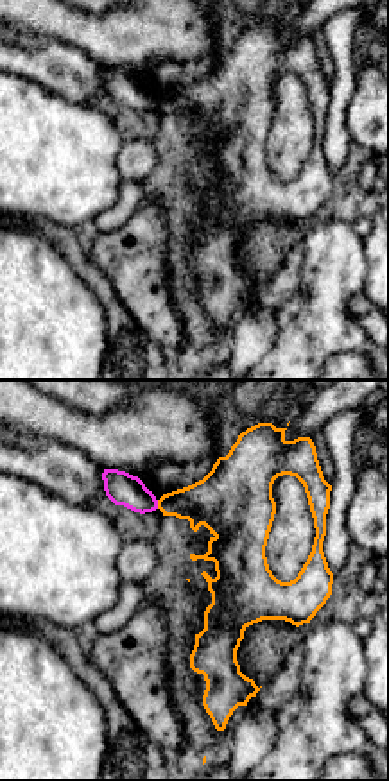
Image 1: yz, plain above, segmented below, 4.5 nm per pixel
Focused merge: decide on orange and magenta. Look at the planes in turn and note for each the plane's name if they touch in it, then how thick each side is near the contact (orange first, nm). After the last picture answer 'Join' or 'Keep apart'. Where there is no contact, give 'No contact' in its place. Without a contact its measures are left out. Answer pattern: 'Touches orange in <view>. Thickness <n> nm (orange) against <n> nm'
Touches orange in yz. Thickness 220 nm (orange) against 150 nm

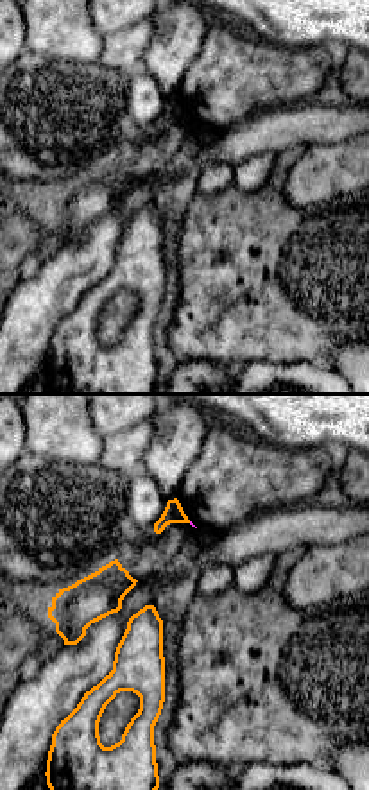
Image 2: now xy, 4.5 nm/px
No contact

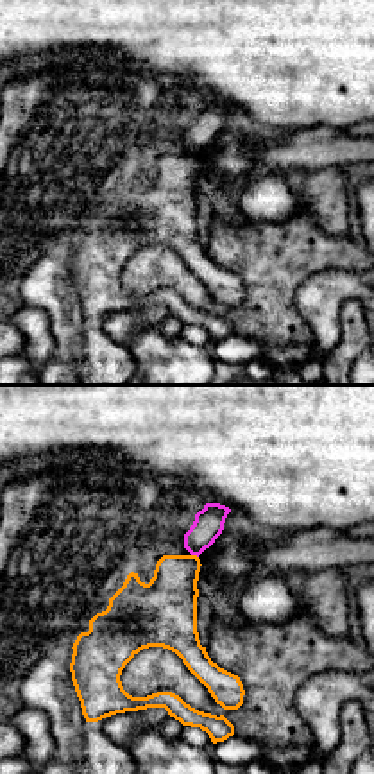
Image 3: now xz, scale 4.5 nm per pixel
Touches orange in xz. Thickness 260 nm (orange) against 140 nm

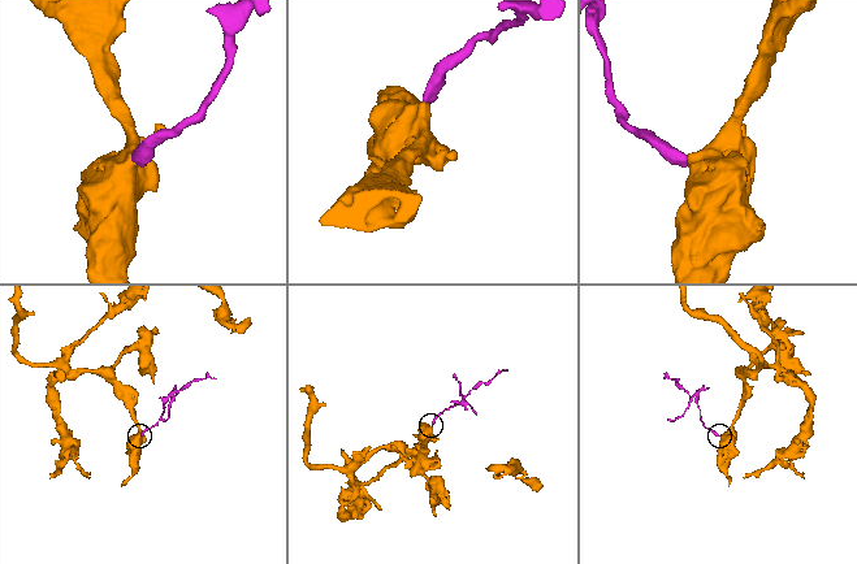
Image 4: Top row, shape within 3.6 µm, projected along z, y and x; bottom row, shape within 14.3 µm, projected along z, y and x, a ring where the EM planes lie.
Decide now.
Keep apart

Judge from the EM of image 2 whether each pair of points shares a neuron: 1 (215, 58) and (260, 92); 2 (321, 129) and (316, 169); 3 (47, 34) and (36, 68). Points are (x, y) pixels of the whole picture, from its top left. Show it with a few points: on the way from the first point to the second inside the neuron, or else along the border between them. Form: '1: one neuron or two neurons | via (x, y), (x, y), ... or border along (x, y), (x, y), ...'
1: one neuron | via (226, 68), (233, 76), (244, 76), (249, 81)
2: two neurons | border along (350, 137), (339, 142), (312, 142), (307, 147)
3: two neurons | border along (27, 49), (83, 63)

